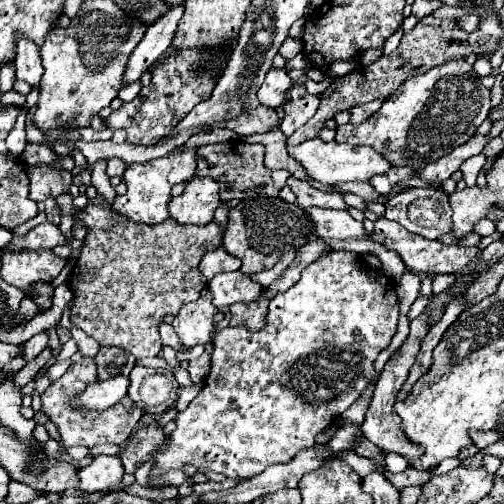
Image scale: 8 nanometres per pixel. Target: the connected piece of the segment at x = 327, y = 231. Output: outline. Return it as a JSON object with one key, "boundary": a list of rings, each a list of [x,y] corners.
{"boundary":[[[305,208],[305,214],[313,220],[317,238],[339,238],[339,240],[365,240],[369,238],[363,224],[353,220],[345,210]]]}

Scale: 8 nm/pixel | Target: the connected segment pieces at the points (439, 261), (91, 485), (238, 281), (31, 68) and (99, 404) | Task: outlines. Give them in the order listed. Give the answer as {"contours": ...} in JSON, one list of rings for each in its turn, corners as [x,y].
{"contours":[[[[379,218],[375,222],[375,230],[373,230],[373,236],[369,240],[383,244],[387,250],[397,252],[399,258],[403,260],[403,264],[407,266],[407,270],[415,272],[415,274],[457,274],[457,272],[463,272],[473,262],[473,258],[479,254],[477,246],[473,246],[473,248],[447,246],[447,244],[441,244],[437,240],[427,240],[427,238],[421,238],[421,236],[407,232],[401,224],[389,222],[387,218]]],[[[95,456],[89,466],[79,470],[79,488],[85,494],[109,494],[119,486],[123,474],[119,456]]],[[[243,272],[217,274],[209,284],[213,306],[231,306],[235,302],[251,302],[259,298],[259,284]]],[[[17,36],[17,56],[15,56],[15,68],[17,68],[17,78],[29,82],[31,86],[37,86],[43,76],[43,66],[41,66],[41,56],[39,56],[39,46],[33,44],[29,38]]],[[[115,376],[105,382],[95,382],[89,384],[87,390],[79,396],[75,396],[75,404],[83,408],[93,408],[93,410],[107,410],[113,404],[117,404],[123,396],[127,396],[129,388],[129,378],[127,376]]]]}

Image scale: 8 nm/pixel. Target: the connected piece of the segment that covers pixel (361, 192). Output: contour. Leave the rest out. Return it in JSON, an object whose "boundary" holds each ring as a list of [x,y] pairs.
{"boundary":[[[347,182],[337,184],[338,192],[351,192],[364,199],[366,203],[377,201],[380,194],[371,186],[370,182]]]}

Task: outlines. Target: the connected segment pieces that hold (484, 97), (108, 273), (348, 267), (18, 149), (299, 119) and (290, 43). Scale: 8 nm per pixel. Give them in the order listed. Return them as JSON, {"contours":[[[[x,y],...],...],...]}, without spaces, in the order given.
{"contours":[[[[449,60],[405,80],[381,110],[363,124],[345,124],[337,128],[337,142],[371,146],[381,156],[389,158],[391,166],[423,168],[453,148],[473,138],[477,126],[489,116],[489,90],[475,76],[473,64],[467,60]]],[[[61,194],[55,200],[63,214],[81,220],[89,230],[77,266],[69,278],[73,290],[71,322],[101,346],[121,346],[135,358],[159,356],[159,324],[167,314],[177,314],[181,306],[197,300],[205,286],[197,264],[203,258],[201,246],[205,252],[219,246],[217,240],[221,232],[217,232],[217,224],[183,226],[169,218],[161,224],[145,226],[121,220],[103,196],[97,196],[95,204],[89,202],[83,212],[75,210],[71,194]]],[[[329,250],[325,256],[321,256],[317,262],[309,264],[303,272],[301,278],[295,286],[291,286],[289,290],[277,294],[271,304],[269,304],[269,314],[267,314],[267,324],[265,328],[261,328],[259,332],[251,332],[243,326],[239,328],[221,328],[213,334],[213,354],[211,354],[211,372],[205,380],[205,388],[199,392],[199,396],[183,410],[177,414],[175,422],[177,428],[173,434],[167,436],[165,444],[161,444],[159,452],[151,458],[155,462],[155,468],[151,470],[149,480],[155,480],[157,476],[169,472],[169,470],[183,470],[185,464],[191,464],[195,468],[207,468],[213,472],[219,472],[227,478],[253,478],[257,474],[261,474],[267,466],[271,464],[285,464],[287,460],[291,460],[299,450],[303,448],[311,448],[315,444],[315,436],[319,432],[323,432],[335,418],[339,418],[359,396],[361,392],[371,384],[375,370],[373,370],[373,362],[377,358],[377,354],[381,350],[385,350],[397,330],[397,318],[399,318],[399,304],[397,304],[397,294],[393,288],[393,282],[381,272],[381,270],[373,270],[369,264],[363,262],[363,258],[355,252],[347,252],[347,250]]],[[[23,108],[21,110],[13,130],[11,130],[6,138],[7,148],[14,156],[20,156],[27,144],[25,127],[27,112],[28,109]]],[[[297,84],[289,90],[291,102],[285,104],[285,118],[281,122],[281,132],[285,136],[291,136],[299,126],[303,126],[317,110],[319,98],[307,94],[303,84]]],[[[288,37],[287,40],[281,45],[281,48],[279,49],[279,54],[286,58],[286,61],[290,58],[293,58],[297,54],[299,54],[302,50],[301,42]]]]}

